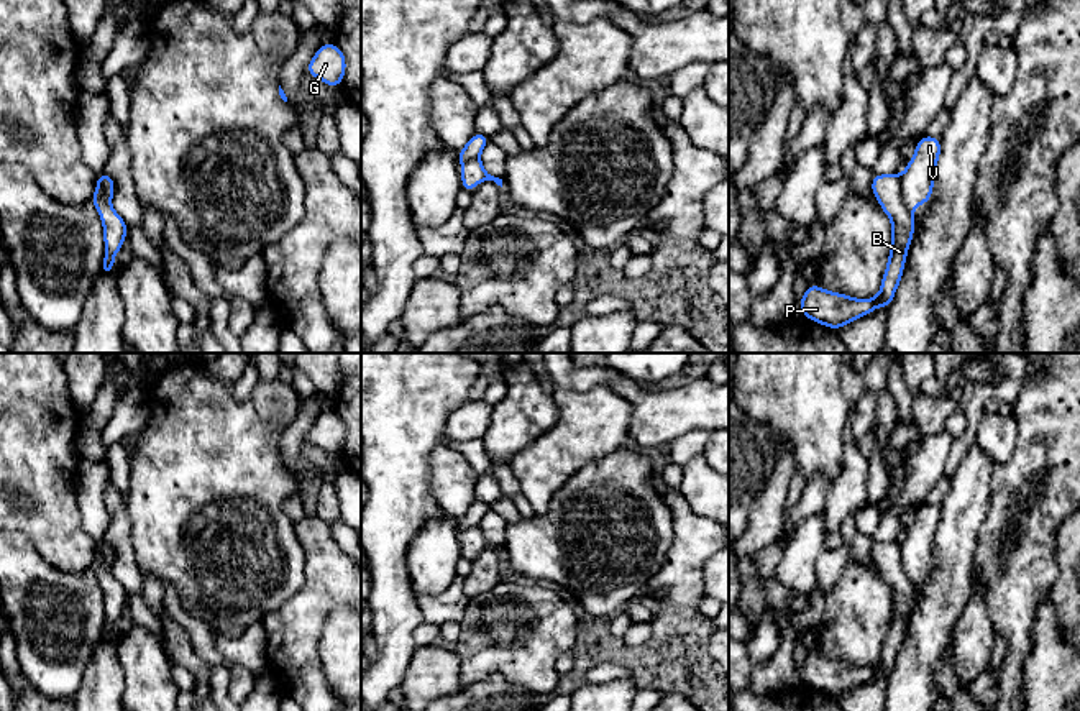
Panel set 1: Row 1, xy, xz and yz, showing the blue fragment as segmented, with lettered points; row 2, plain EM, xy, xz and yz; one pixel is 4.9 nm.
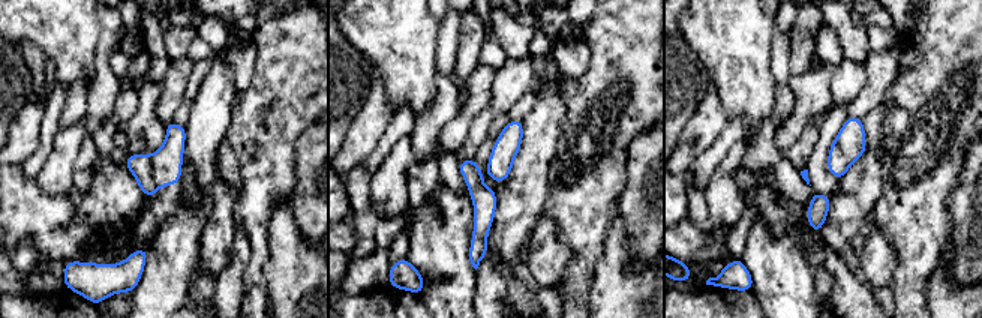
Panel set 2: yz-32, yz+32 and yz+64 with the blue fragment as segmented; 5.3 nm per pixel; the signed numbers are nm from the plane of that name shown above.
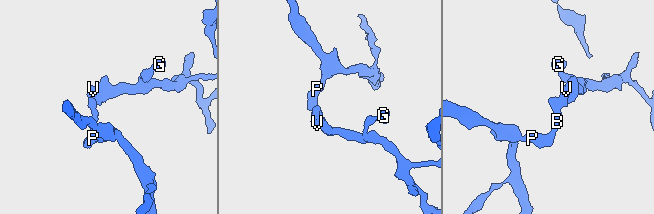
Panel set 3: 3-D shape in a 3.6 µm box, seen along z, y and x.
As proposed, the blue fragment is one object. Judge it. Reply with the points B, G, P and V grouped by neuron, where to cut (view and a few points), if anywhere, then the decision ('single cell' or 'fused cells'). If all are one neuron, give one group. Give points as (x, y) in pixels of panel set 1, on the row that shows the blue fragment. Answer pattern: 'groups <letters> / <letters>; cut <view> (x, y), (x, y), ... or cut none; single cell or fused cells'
groups B P / G V; cut yz (900, 178), (901, 197), (911, 212); fused cells

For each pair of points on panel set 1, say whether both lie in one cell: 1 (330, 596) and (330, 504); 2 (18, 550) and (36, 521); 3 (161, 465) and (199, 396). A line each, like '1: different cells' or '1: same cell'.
1: different cells
2: different cells
3: same cell

